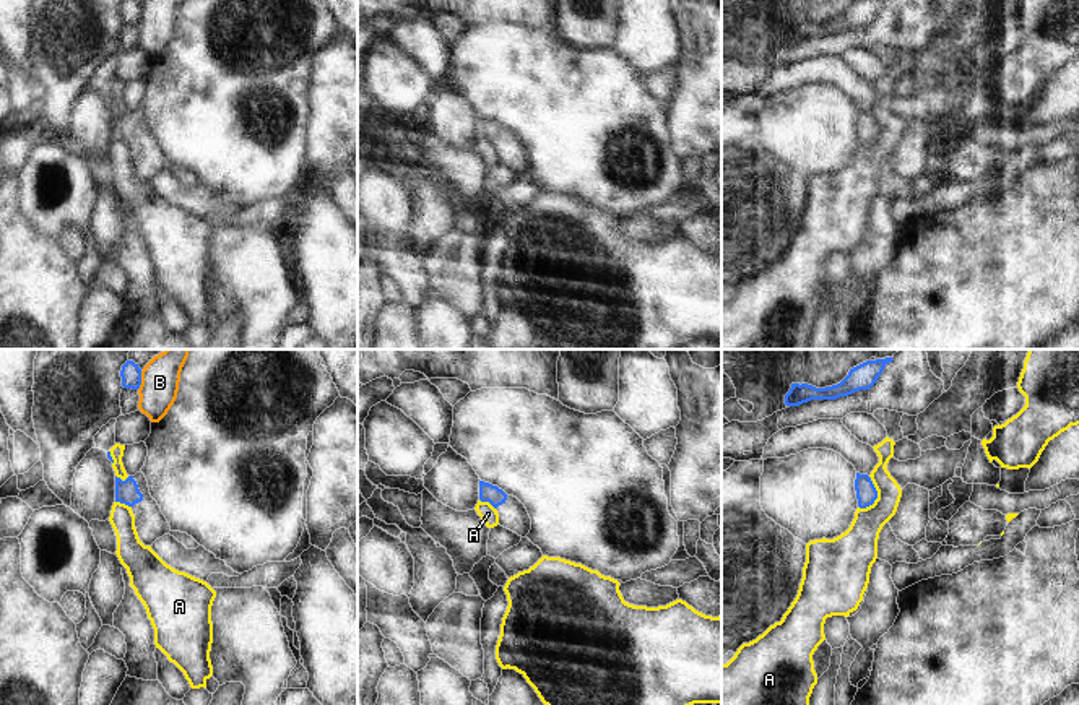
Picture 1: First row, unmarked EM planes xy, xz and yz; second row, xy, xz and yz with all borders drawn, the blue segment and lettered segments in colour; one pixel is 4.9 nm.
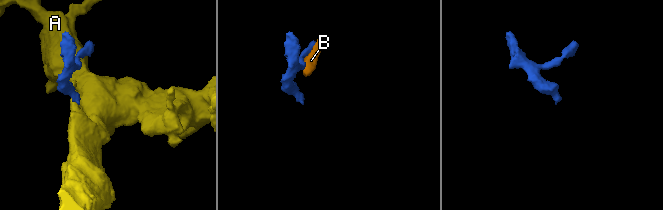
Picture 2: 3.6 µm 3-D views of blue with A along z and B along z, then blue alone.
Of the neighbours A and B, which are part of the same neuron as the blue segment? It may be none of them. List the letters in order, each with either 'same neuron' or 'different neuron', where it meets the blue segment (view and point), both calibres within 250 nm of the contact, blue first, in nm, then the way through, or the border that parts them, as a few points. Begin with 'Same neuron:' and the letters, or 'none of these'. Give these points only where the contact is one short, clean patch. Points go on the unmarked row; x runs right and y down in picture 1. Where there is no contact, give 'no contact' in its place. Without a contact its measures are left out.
Same neuron: none of these
A: different neuron; meets blue in yz at (876, 132); 100 nm thick on the blue side, 180 nm on the other; border along yz (868, 112), (876, 127), (876, 135), (860, 145)
B: different neuron; meets blue in xy at (140, 17); 100 nm thick on the blue side, 190 nm on the other; border along xy (142, 7), (142, 20), (137, 25)

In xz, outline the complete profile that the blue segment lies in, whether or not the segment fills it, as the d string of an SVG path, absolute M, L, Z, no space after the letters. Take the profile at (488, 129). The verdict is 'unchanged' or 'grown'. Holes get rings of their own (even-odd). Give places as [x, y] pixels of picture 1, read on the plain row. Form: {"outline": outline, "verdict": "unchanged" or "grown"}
{"outline": "M479 117L479 136L489 138L497 146L500 162L526 174L531 166L531 154L517 133L507 132L497 122Z", "verdict": "grown"}

